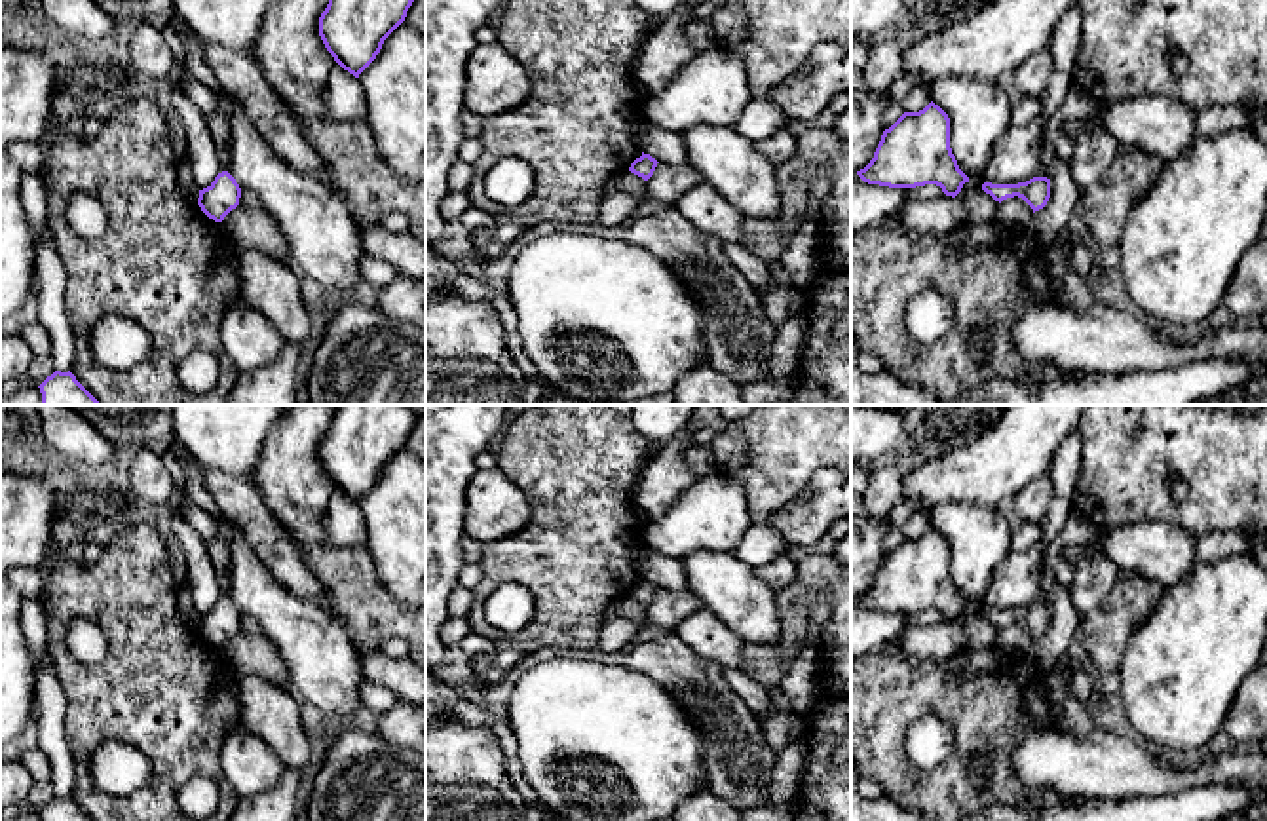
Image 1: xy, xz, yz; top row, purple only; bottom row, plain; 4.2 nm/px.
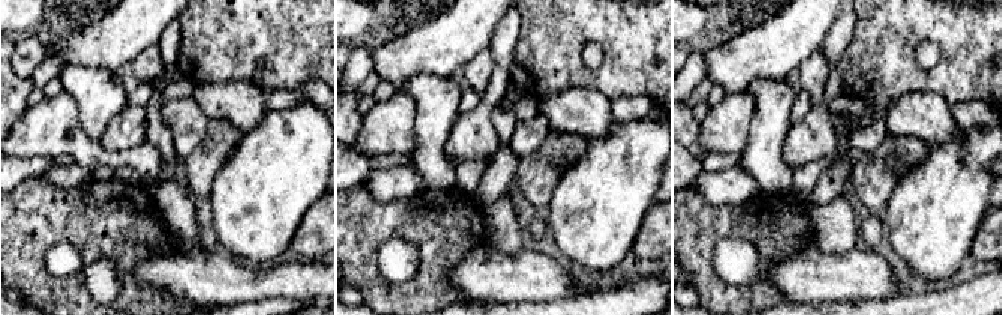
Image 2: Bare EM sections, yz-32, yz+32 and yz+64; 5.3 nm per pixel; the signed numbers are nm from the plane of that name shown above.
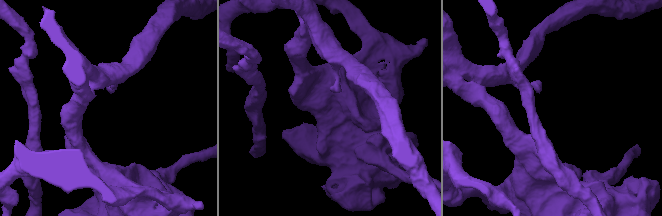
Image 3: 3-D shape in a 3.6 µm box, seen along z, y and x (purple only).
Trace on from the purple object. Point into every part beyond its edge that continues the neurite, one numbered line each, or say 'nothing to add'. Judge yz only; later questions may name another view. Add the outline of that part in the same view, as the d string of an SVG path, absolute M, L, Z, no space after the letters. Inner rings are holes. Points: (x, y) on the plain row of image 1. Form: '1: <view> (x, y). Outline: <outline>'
nothing to add

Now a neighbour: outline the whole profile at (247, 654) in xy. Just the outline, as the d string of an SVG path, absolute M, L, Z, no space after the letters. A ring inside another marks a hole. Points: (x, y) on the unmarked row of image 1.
M237 631L224 642L220 652L236 675L260 675L291 688L285 661L260 631L256 635Z

